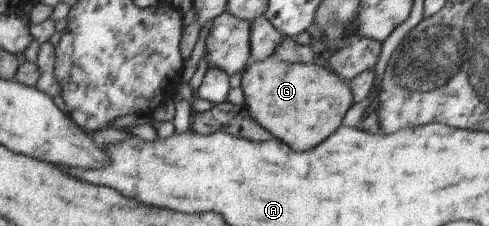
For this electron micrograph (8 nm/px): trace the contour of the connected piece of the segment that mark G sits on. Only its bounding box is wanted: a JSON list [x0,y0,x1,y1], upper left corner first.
[239,55,352,151]

